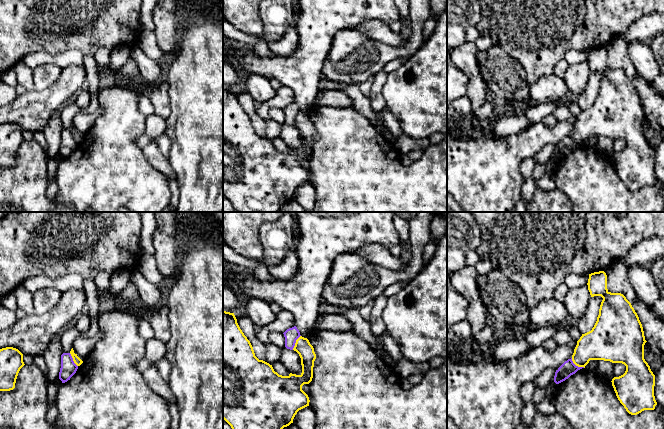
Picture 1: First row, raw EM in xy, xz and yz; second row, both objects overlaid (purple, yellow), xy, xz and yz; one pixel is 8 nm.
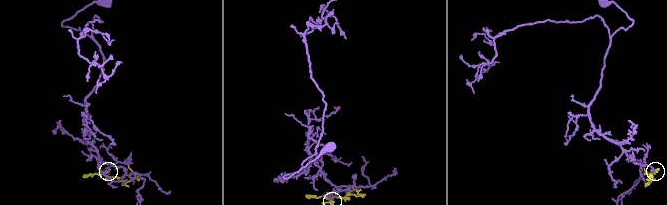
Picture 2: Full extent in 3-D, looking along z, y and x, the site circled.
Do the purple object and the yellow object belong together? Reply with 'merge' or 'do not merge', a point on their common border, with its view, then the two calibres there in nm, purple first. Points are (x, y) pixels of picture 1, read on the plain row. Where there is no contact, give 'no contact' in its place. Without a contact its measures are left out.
do not merge; meets purple in yz at (577, 142); 120 nm thick on the purple side, 260 nm on the other

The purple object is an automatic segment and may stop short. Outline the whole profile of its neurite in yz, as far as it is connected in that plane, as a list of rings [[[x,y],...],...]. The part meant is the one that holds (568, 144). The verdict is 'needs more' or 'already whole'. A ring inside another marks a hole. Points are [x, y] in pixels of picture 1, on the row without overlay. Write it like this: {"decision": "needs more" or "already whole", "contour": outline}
{"decision": "already whole", "contour": [[[572,134],[565,137],[555,148],[554,158],[559,160],[584,143],[576,142]]]}

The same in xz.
{"decision": "already whole", "contour": [[[296,102],[287,105],[284,109],[285,113],[285,123],[287,125],[293,126],[296,116],[301,112],[299,106]]]}

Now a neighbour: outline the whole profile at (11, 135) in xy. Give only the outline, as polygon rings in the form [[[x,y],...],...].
[[[16,124],[0,125],[0,167],[10,167],[15,164],[20,145],[24,142],[23,130]]]

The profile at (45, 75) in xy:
[[[43,64],[33,69],[34,91],[42,91],[53,85],[61,73],[62,68],[55,64]]]

